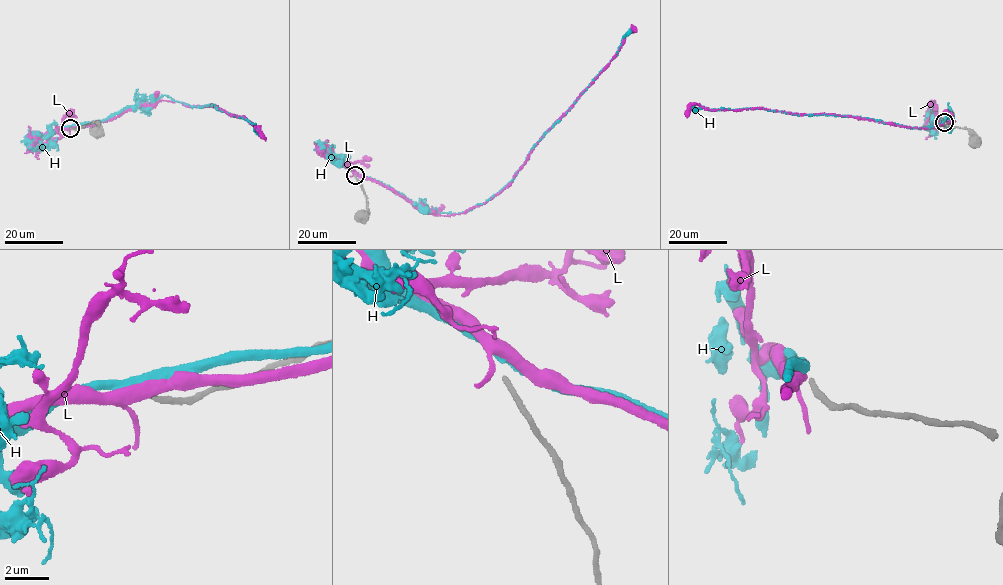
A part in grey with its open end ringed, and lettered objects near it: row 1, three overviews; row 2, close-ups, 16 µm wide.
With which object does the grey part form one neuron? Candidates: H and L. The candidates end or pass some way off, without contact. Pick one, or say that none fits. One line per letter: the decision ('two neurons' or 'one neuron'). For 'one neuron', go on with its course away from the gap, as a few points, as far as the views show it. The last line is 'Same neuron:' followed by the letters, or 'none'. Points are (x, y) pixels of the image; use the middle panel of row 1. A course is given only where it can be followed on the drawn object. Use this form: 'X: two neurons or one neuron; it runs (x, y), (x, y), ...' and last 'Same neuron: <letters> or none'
H: one neuron; it runs (354, 173), (434, 213), (464, 212), (484, 203), (509, 182), (534, 144), (615, 55), (633, 27)
L: two neurons
Same neuron: H

